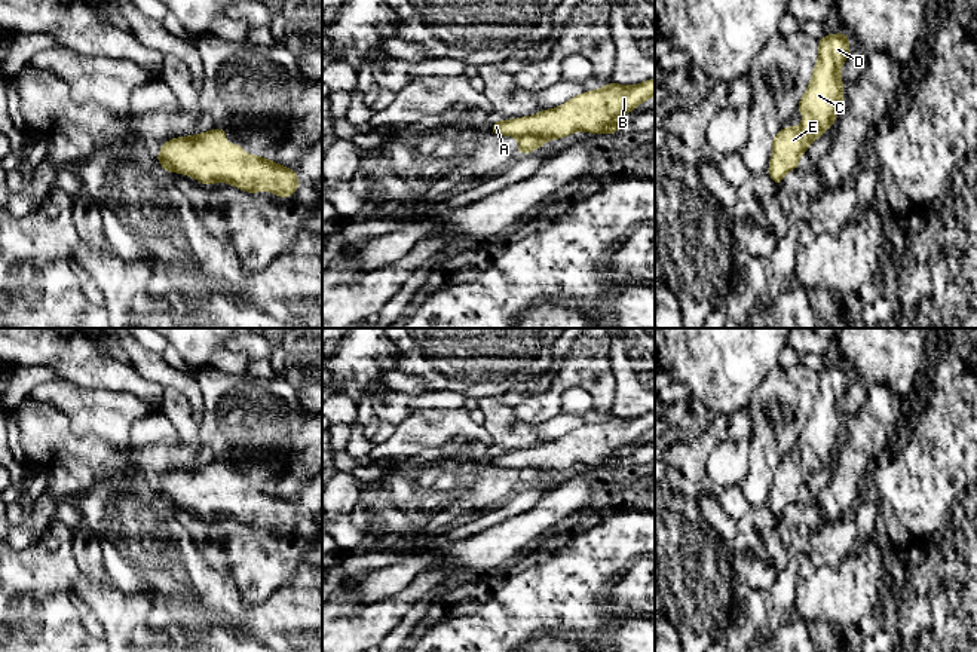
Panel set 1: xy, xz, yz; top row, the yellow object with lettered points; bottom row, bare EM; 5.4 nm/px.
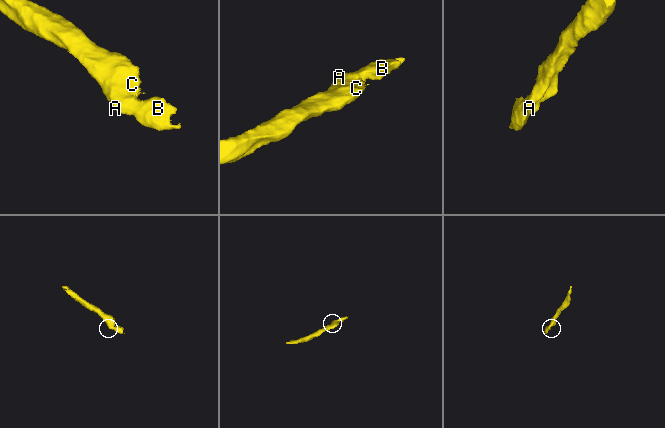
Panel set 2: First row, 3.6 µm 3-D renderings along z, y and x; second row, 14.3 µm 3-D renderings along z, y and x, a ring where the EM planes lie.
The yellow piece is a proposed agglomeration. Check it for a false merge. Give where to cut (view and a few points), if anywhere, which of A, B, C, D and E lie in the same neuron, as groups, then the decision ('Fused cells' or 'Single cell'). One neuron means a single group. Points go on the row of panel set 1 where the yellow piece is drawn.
No split. Groups: A B C D E. Single cell

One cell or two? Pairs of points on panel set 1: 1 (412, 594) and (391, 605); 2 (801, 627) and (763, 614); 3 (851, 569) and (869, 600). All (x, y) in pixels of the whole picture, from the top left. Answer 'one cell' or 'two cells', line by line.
1: one cell
2: one cell
3: one cell

